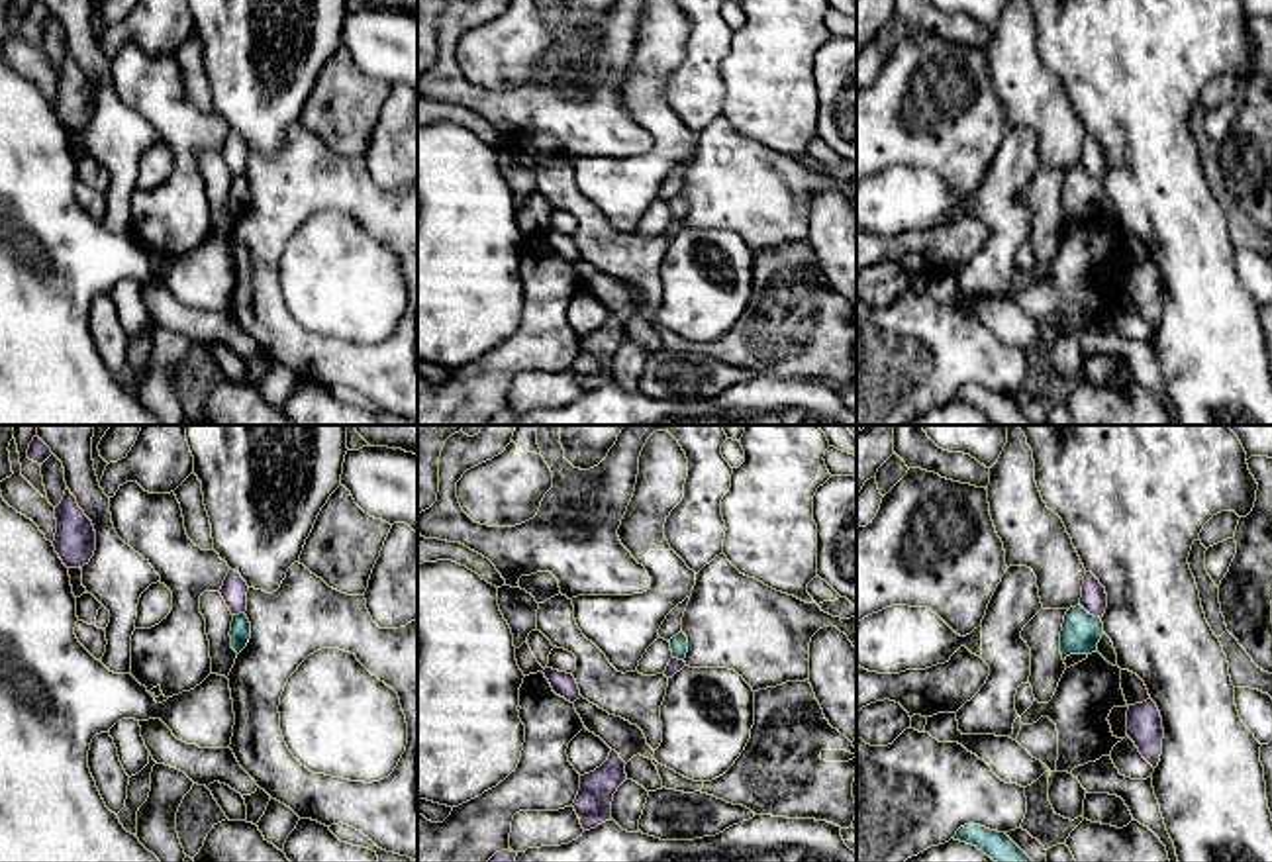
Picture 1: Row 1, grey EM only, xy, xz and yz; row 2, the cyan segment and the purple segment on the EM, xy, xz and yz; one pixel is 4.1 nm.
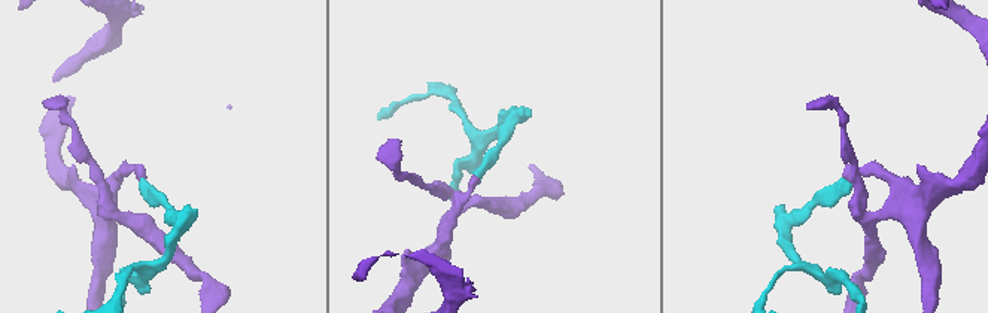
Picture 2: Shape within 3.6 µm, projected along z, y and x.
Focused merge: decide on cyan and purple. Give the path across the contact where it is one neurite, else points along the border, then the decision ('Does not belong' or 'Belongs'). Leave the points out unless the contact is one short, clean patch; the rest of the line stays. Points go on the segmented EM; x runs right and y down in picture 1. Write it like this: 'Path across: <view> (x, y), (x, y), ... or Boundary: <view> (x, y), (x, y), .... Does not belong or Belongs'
Boundary: yz (1080, 604), (1100, 620). Does not belong

